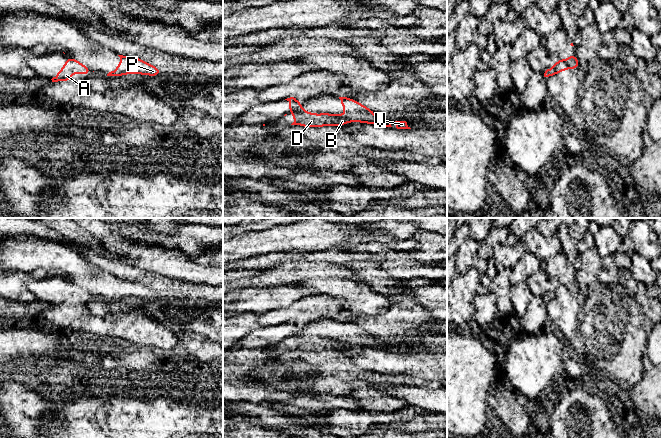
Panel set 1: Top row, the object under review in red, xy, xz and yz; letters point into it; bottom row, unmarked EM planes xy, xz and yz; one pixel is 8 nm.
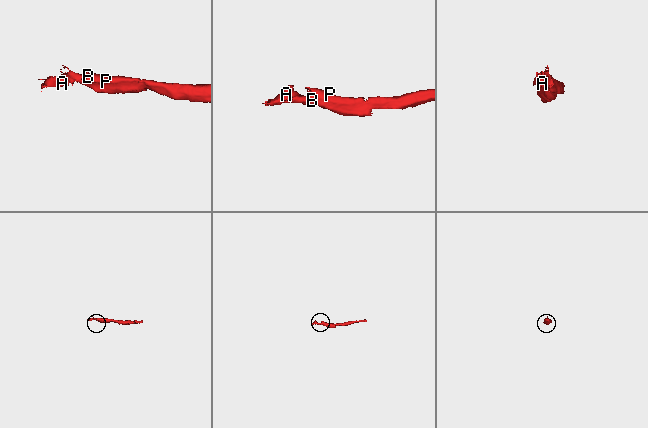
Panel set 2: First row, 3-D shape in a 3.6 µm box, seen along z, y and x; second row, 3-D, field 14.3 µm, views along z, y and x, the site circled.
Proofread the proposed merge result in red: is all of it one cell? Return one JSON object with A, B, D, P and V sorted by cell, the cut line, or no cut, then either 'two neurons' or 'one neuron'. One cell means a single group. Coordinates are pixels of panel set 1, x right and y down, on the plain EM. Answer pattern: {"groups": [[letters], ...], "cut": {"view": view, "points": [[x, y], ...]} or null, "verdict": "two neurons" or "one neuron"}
{"groups": [["A"], ["B", "D", "P", "V"]], "cut": {"view": "xz", "points": [[302, 334], [292, 336]]}, "verdict": "two neurons"}

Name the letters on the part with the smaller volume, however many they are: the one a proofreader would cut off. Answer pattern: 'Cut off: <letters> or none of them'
Cut off: A

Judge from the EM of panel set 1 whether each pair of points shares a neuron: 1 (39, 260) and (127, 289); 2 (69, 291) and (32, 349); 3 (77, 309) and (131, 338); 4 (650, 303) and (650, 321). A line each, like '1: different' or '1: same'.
1: same
2: different
3: same
4: same

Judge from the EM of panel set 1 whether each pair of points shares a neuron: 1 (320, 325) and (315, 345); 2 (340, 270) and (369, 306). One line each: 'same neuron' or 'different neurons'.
1: same neuron
2: different neurons

